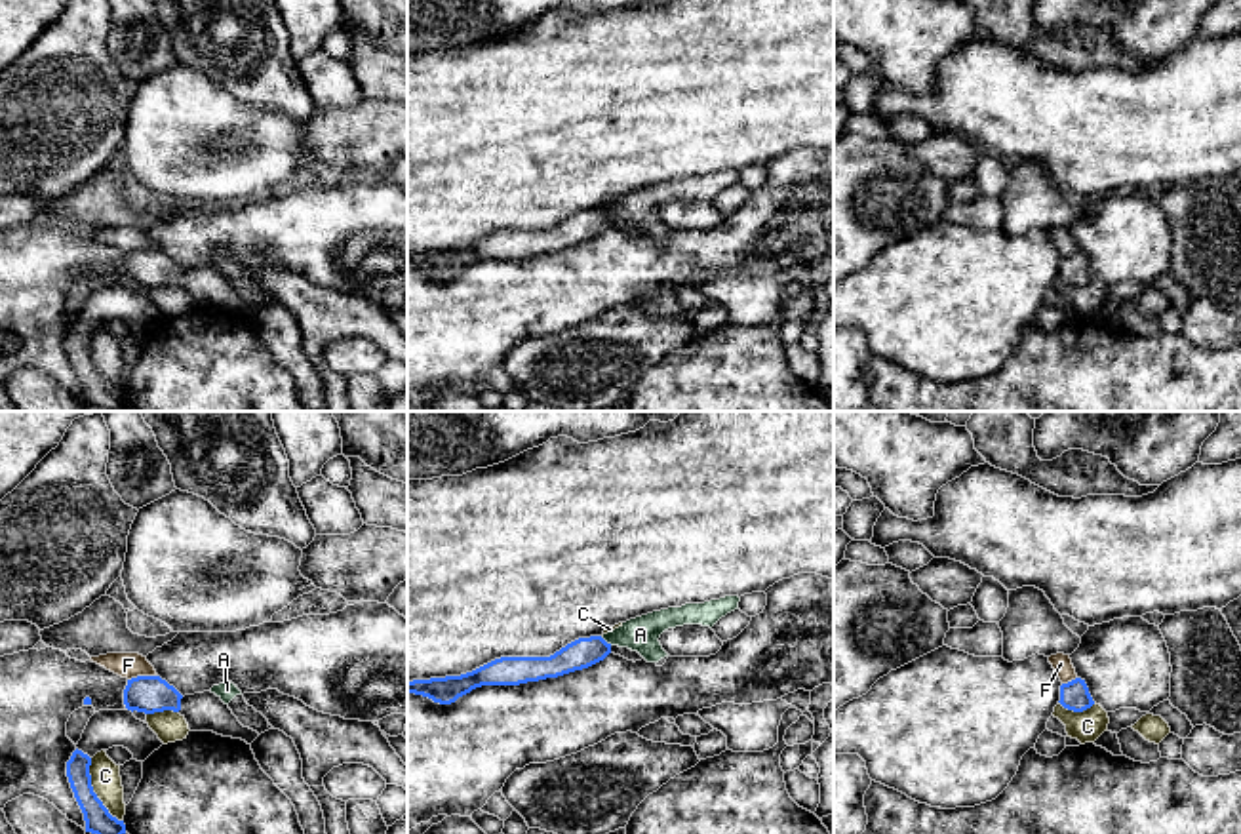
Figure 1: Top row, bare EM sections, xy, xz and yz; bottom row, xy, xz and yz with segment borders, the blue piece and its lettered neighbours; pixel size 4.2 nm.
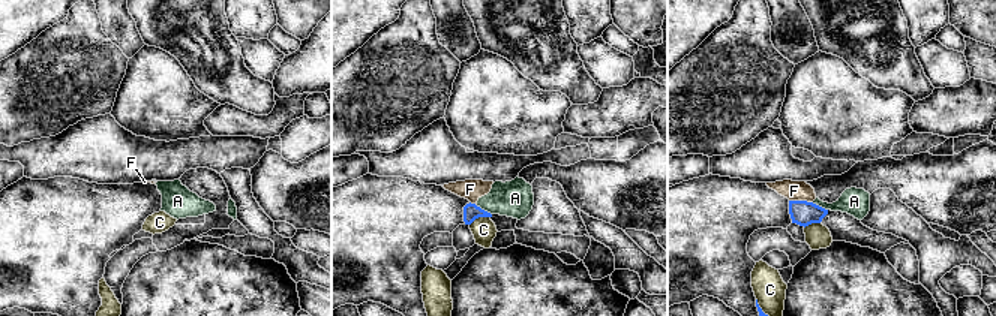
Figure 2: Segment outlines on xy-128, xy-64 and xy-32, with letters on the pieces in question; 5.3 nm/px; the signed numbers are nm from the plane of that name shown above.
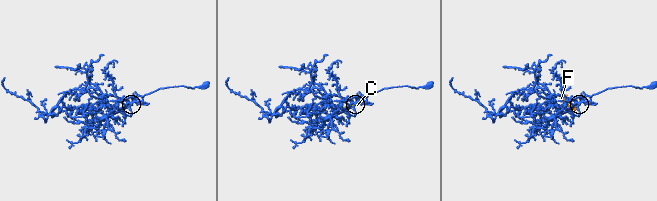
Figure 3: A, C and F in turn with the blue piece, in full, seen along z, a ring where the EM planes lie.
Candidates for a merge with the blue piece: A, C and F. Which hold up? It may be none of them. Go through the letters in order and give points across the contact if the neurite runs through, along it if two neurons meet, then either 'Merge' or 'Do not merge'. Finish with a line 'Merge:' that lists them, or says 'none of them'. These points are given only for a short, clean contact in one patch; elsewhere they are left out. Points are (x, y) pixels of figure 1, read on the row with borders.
A: Boundary: xz (600, 636), (611, 644). Do not merge
C: Do not merge
F: Boundary: xy (157, 675), (137, 675), (128, 680). Do not merge
Merge: none of them

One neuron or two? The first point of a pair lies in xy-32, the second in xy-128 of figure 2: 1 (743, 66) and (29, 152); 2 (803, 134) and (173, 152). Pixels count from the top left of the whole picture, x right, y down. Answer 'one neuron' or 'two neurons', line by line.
1: two neurons
2: two neurons

